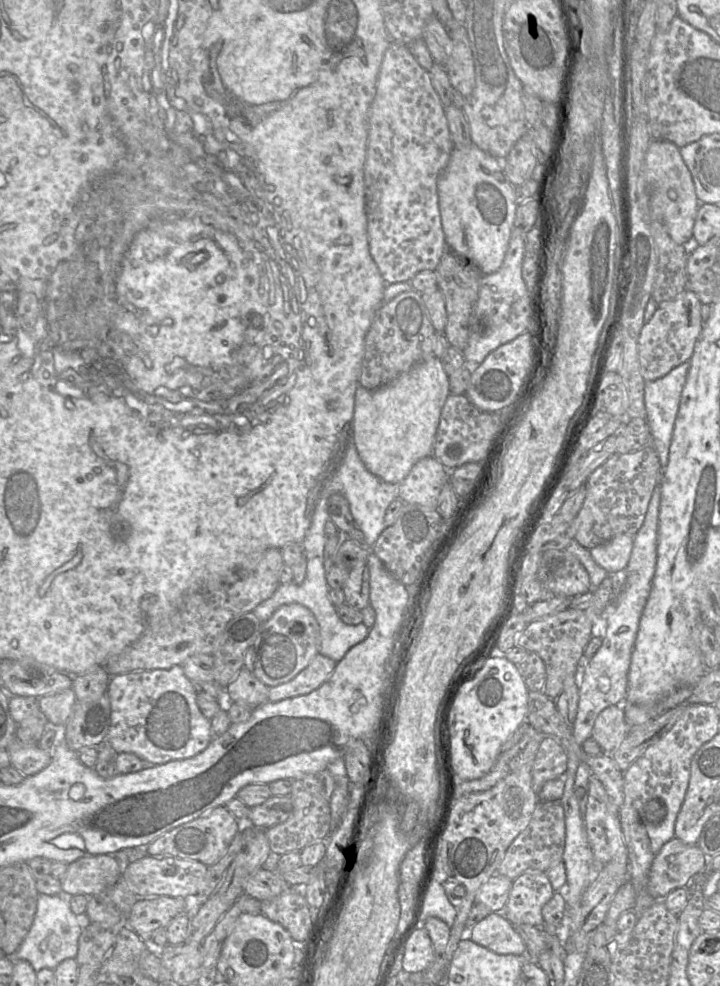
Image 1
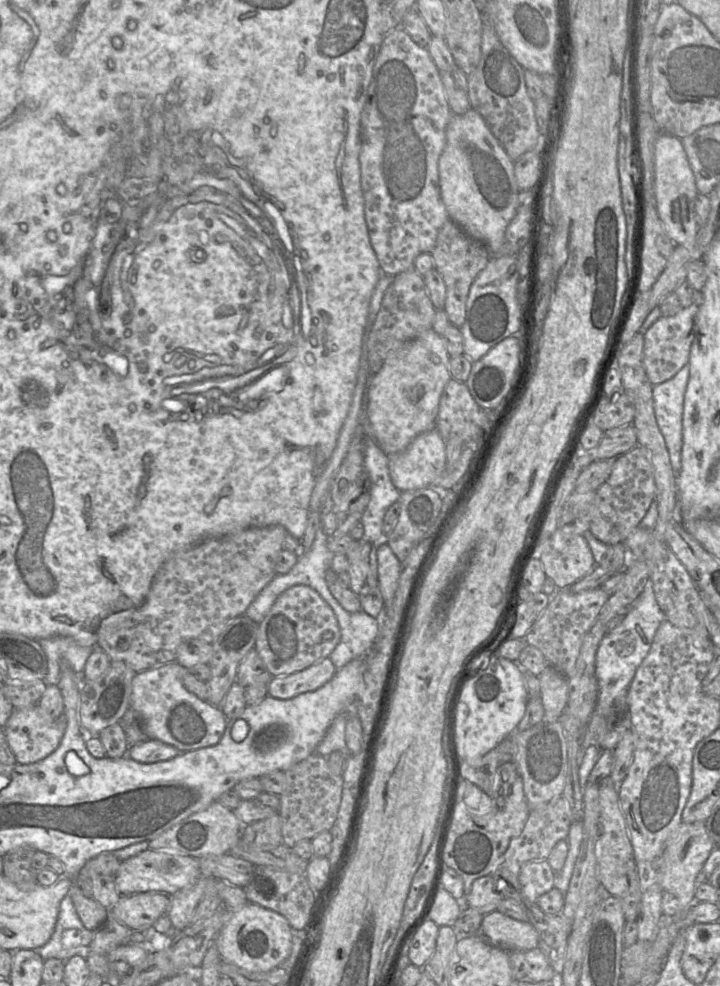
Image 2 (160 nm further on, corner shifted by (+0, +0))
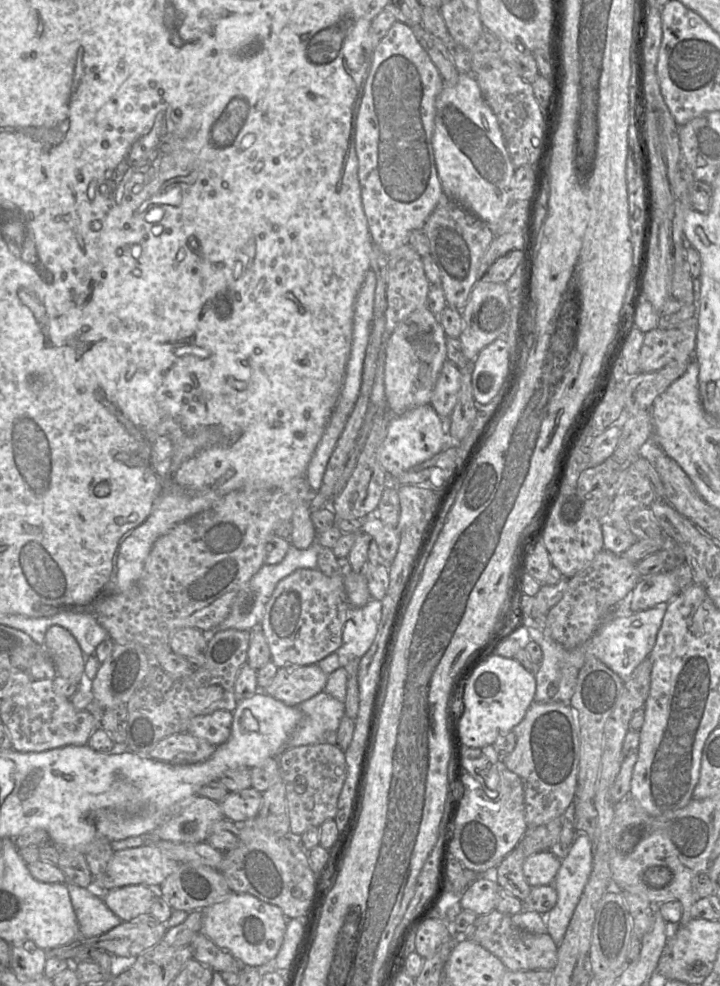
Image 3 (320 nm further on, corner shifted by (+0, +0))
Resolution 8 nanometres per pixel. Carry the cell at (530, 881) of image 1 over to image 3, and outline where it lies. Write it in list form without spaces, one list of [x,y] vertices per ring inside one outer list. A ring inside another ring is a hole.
[[[556,849],[534,853],[523,863],[523,875],[530,887],[551,885],[560,868],[563,854]]]

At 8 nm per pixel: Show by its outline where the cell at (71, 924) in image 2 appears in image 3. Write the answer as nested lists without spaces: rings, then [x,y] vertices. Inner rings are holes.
[[[66,884],[79,926],[78,939],[100,936],[123,922],[92,889]]]

